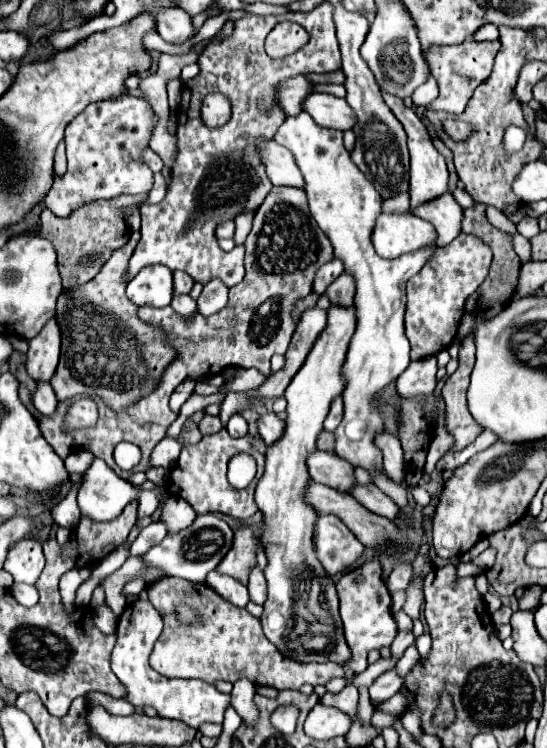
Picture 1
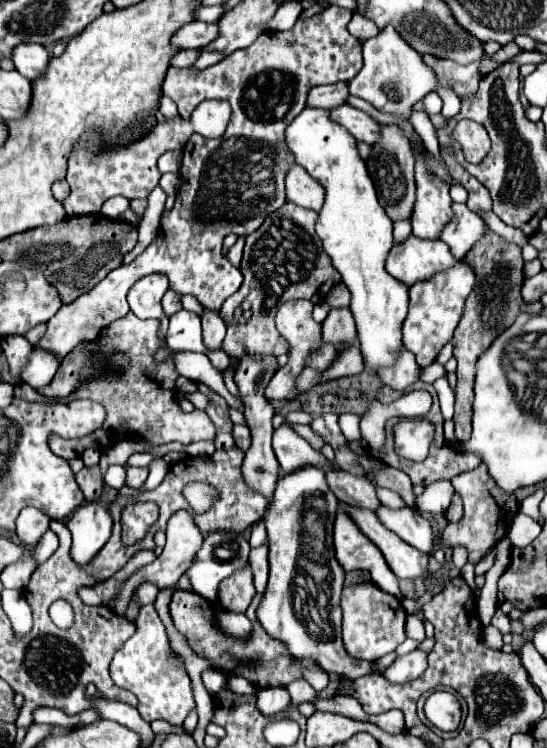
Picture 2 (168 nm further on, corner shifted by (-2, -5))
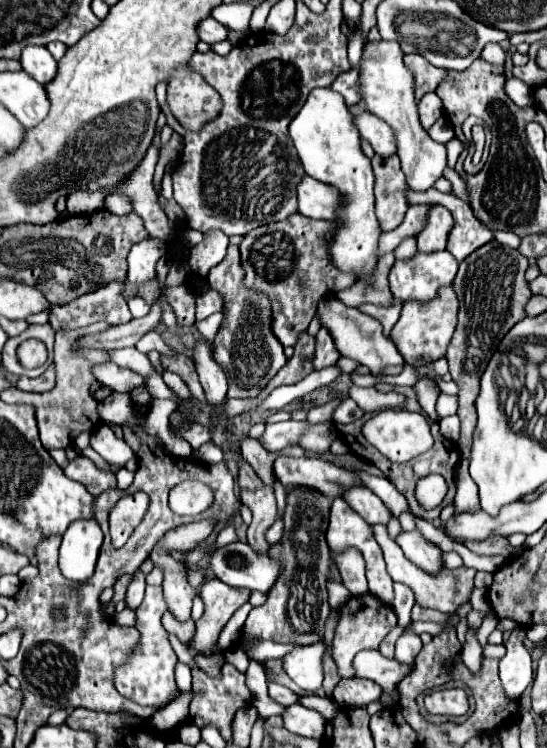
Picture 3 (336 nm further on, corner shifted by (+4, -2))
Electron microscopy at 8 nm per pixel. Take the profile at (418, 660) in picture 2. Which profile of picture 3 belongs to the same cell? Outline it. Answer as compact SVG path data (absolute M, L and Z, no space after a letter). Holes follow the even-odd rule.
M408 624L408 628L402 632L402 636L396 640L396 660L404 662L404 664L412 664L416 654L420 652L422 648L422 642L420 642L420 636L414 634L410 630L412 624Z

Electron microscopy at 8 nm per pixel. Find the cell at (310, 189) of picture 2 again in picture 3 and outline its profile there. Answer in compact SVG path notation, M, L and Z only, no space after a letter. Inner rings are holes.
M306 176L298 184L298 206L300 214L314 220L336 220L338 210L342 206L340 192L334 186L322 184L310 176Z

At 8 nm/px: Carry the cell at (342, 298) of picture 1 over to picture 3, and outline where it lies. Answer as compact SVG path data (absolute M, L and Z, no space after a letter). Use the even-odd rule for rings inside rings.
M320 328L318 336L316 336L316 352L314 352L314 358L312 358L314 370L334 366L338 362L338 358L340 358L340 352L332 344L332 336L328 334L328 330Z

